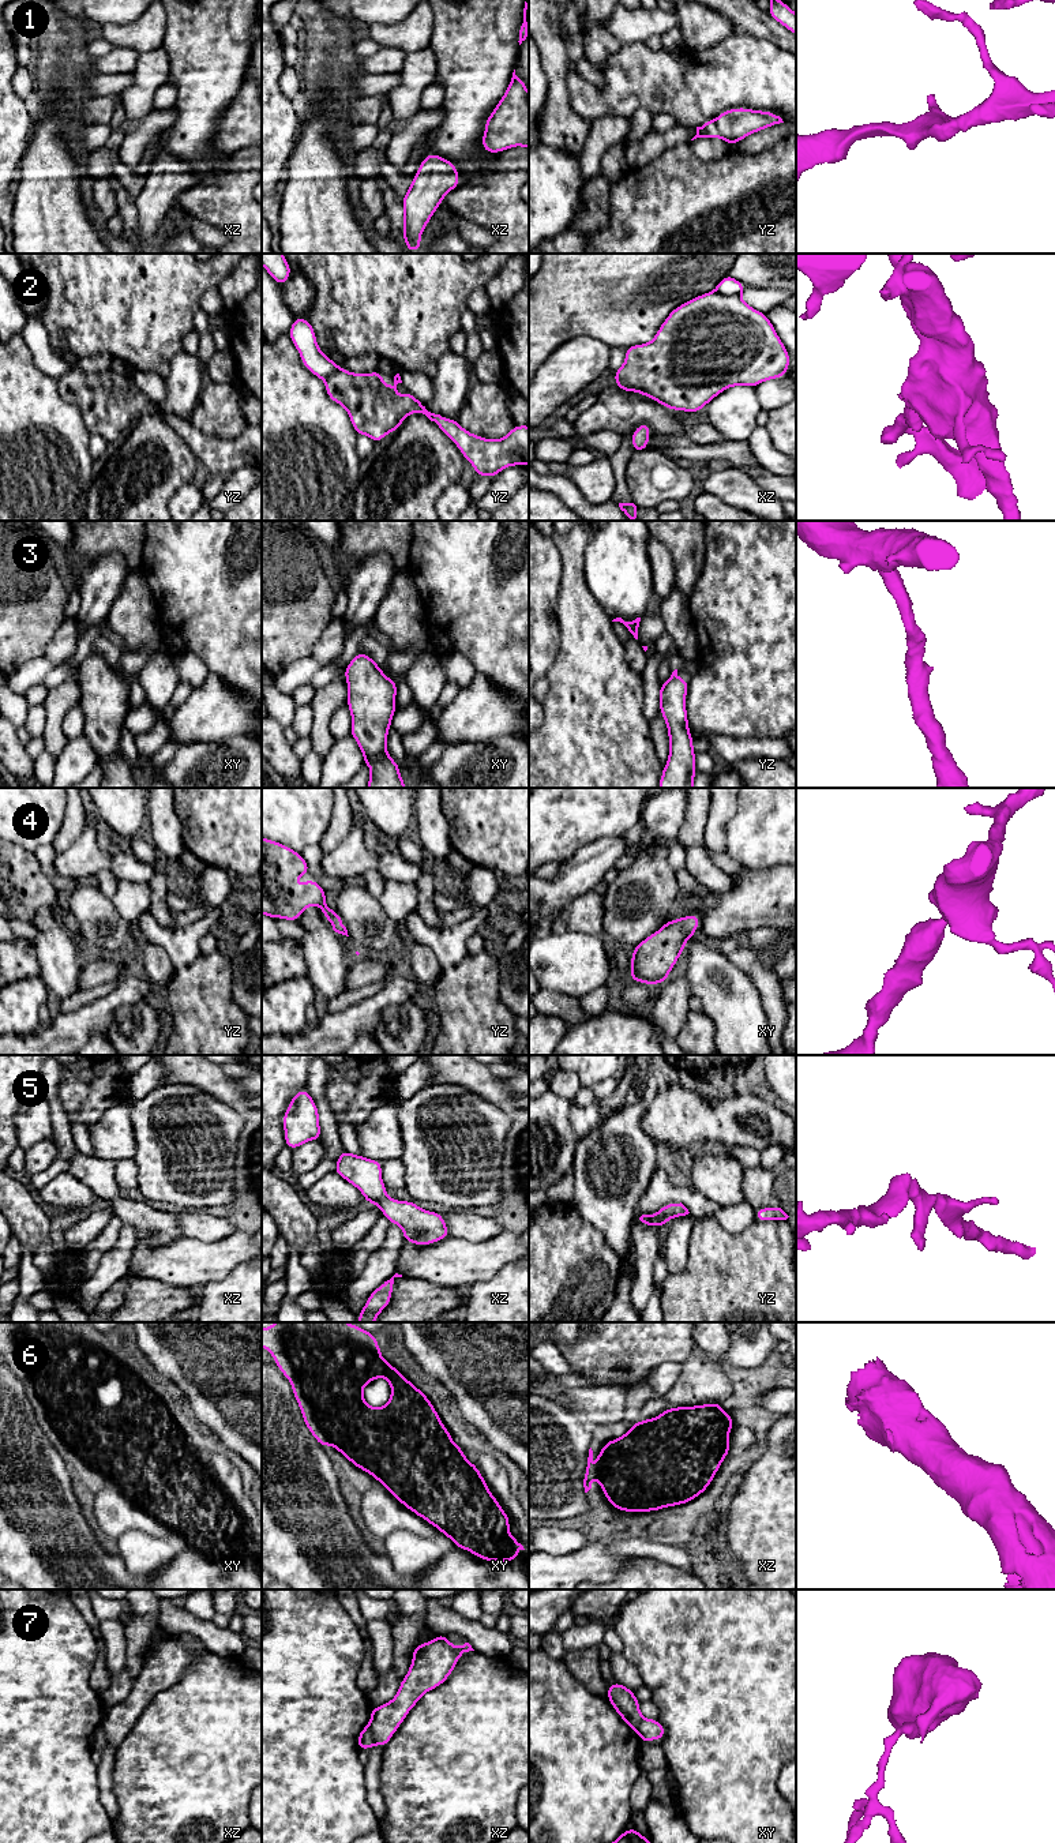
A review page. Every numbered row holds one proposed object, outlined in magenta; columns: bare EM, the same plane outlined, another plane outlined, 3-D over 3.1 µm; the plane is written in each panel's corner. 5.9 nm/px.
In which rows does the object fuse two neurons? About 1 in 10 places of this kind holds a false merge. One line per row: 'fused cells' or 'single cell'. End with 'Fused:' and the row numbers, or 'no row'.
1: single cell
2: single cell
3: single cell
4: single cell
5: single cell
6: single cell
7: fused cells
Fused: 7

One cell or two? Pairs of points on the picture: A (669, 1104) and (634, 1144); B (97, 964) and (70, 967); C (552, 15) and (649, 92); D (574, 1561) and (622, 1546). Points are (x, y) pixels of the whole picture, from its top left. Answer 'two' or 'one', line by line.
A: two
B: two
C: two
D: two

